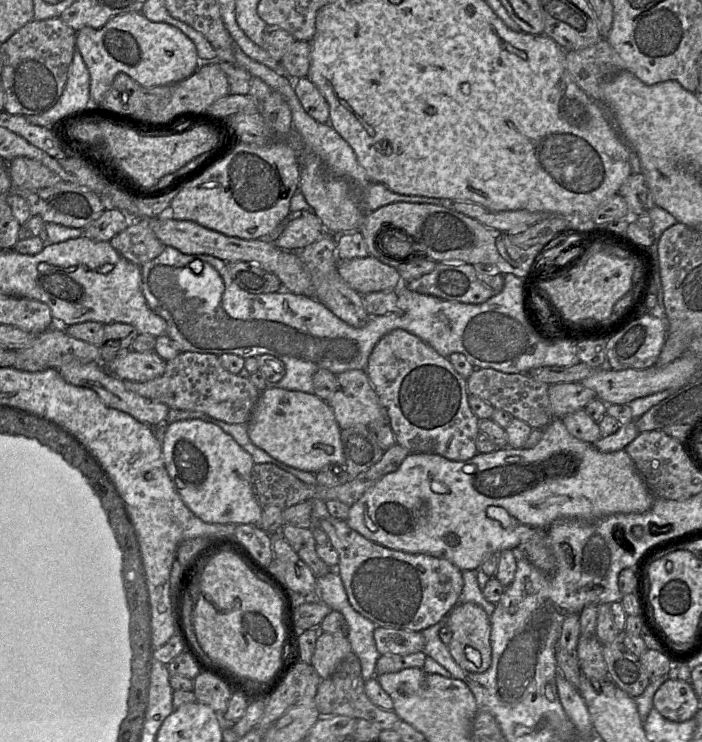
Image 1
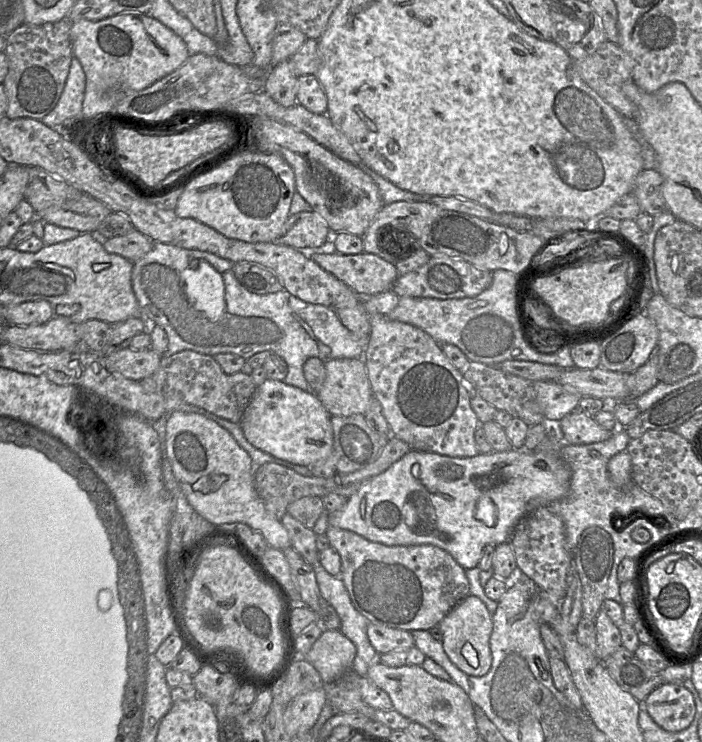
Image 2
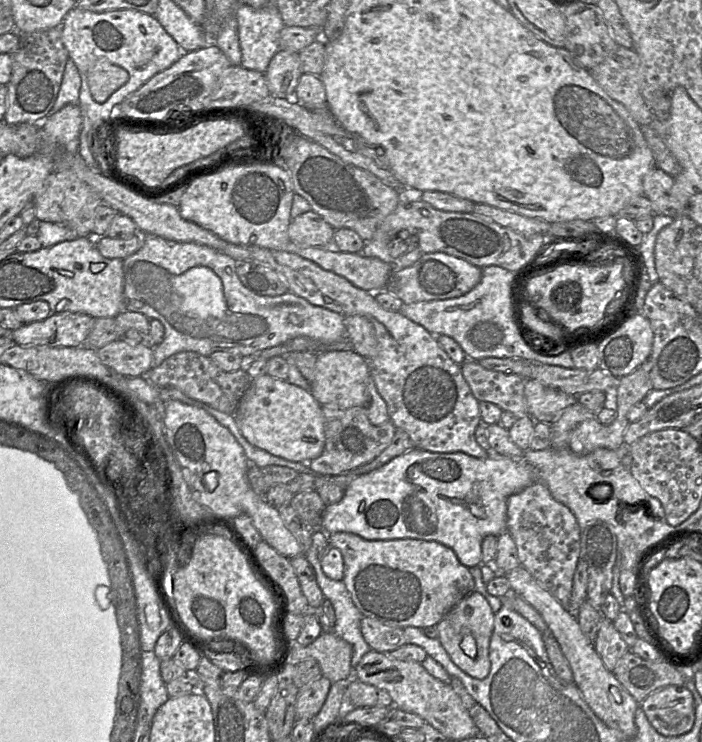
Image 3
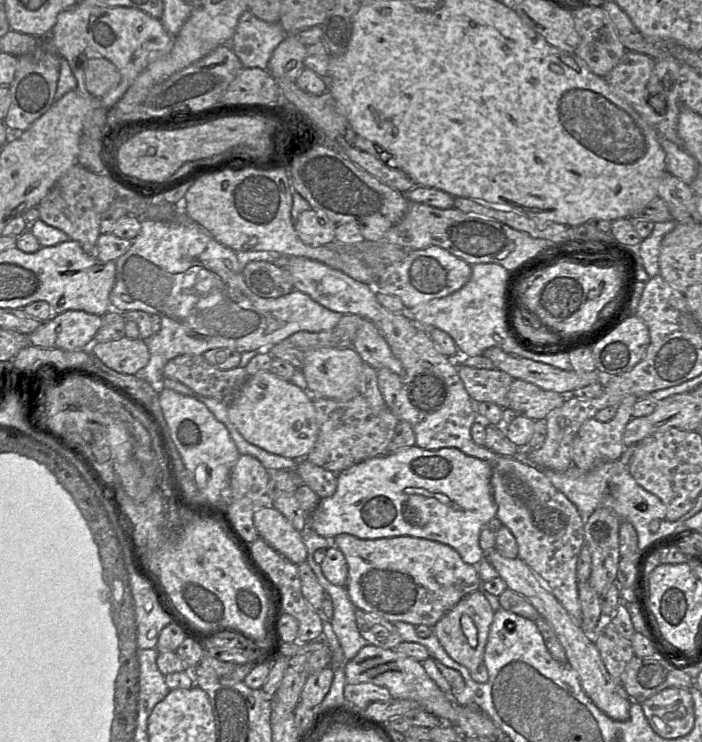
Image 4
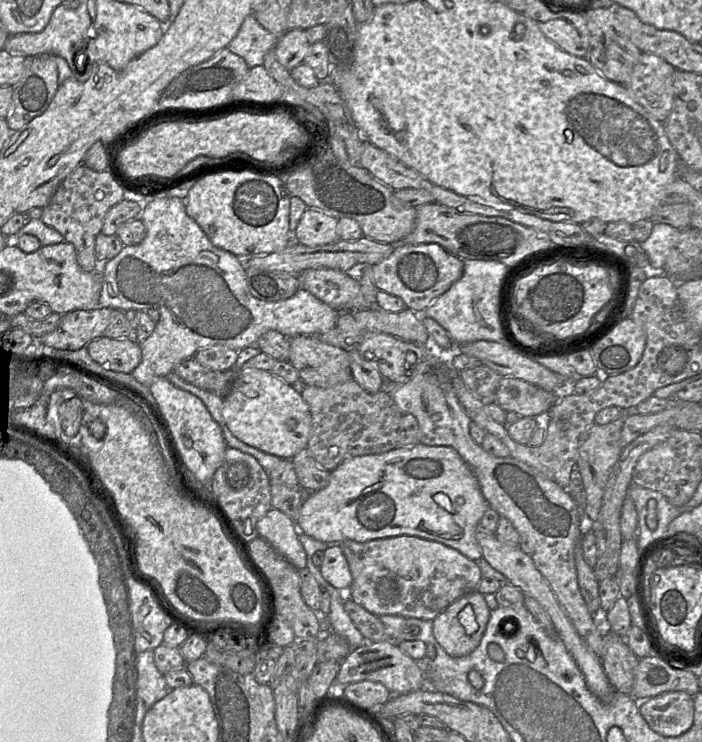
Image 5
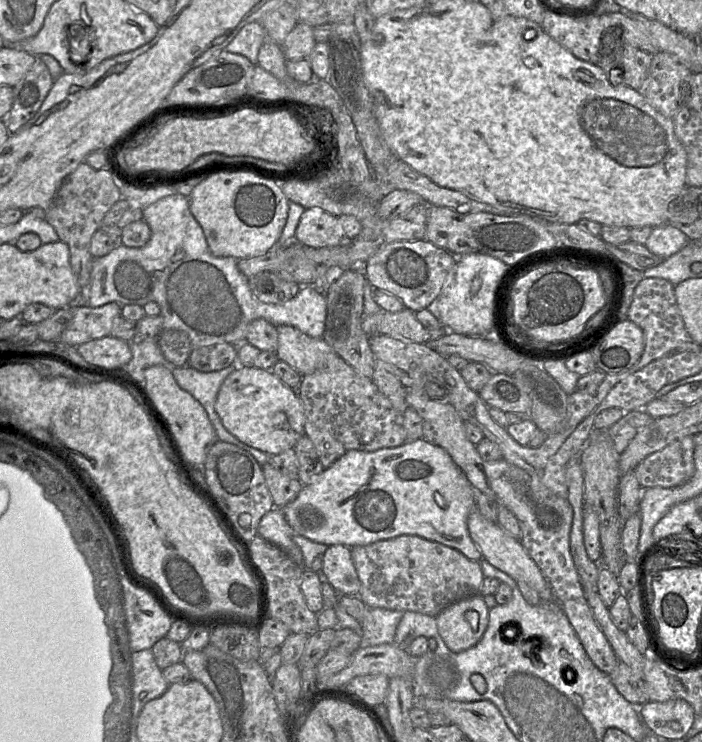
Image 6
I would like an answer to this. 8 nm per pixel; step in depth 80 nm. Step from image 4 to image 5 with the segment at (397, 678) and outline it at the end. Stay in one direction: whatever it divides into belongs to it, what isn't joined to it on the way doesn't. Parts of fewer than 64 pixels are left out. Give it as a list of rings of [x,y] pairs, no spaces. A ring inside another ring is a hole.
[[[387,641],[361,645],[351,650],[341,661],[336,681],[343,685],[364,680],[383,684],[392,695],[415,692],[425,688],[425,674],[417,666],[416,662],[404,654],[397,644]]]

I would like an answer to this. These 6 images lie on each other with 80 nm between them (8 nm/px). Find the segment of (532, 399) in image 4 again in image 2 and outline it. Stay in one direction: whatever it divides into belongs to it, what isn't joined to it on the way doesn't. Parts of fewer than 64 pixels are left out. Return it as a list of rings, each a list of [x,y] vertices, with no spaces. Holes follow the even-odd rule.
[[[532,381],[536,392],[537,403],[542,409],[546,422],[559,422],[566,415],[575,411],[583,397],[570,386],[557,382]]]

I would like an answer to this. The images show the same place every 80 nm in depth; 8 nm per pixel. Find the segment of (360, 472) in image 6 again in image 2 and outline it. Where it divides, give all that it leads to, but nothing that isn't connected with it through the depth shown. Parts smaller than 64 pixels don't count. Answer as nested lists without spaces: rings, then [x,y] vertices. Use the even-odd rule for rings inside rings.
[[[546,422],[546,436],[534,450],[512,449],[503,452],[478,454],[474,457],[449,457],[433,452],[410,450],[401,459],[390,466],[385,472],[366,481],[360,489],[348,498],[346,505],[338,511],[329,513],[329,526],[353,531],[365,539],[386,546],[434,545],[448,552],[465,570],[478,567],[483,549],[487,545],[499,545],[510,541],[518,523],[529,513],[539,507],[547,506],[568,494],[571,471],[561,457],[561,449],[566,445],[560,428],[560,422]]]

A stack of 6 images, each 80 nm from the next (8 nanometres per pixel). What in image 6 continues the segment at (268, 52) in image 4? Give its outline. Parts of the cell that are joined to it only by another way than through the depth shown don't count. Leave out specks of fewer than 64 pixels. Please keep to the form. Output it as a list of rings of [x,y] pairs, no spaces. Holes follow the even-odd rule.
[[[259,21],[243,26],[233,40],[224,48],[230,53],[240,54],[258,65],[258,53],[267,36],[267,32]]]

